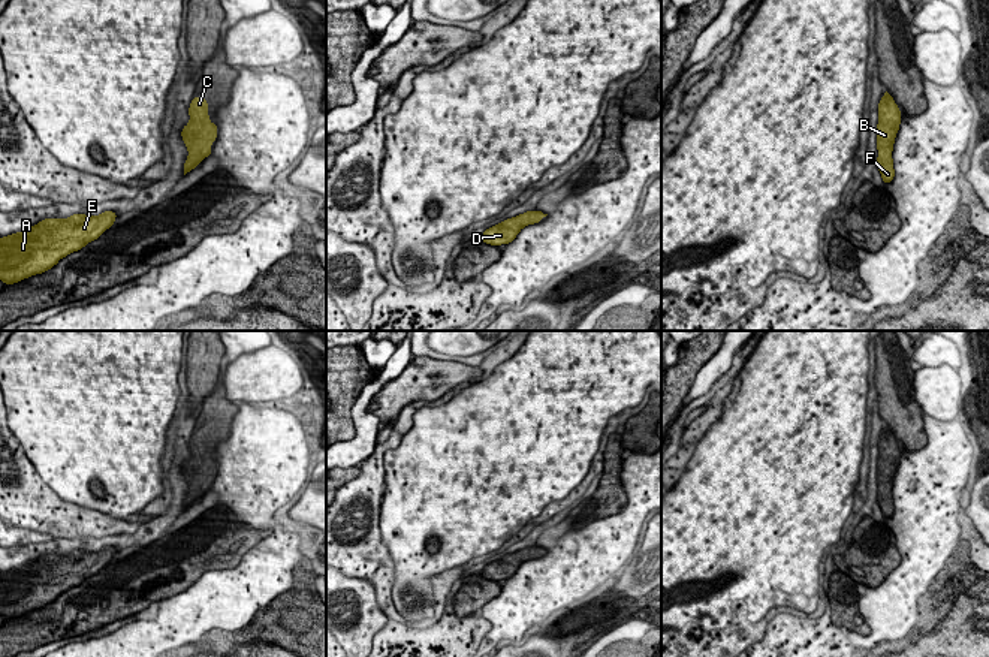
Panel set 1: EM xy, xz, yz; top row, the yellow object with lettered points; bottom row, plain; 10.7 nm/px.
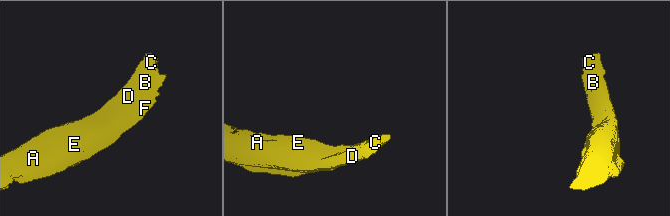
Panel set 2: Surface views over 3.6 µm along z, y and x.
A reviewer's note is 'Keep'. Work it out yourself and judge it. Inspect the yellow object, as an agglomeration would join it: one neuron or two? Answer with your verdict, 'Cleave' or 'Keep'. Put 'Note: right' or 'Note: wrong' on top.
Note: right
Keep

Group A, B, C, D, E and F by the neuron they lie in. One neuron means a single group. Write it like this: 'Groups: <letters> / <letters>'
Groups: A B C D E F

